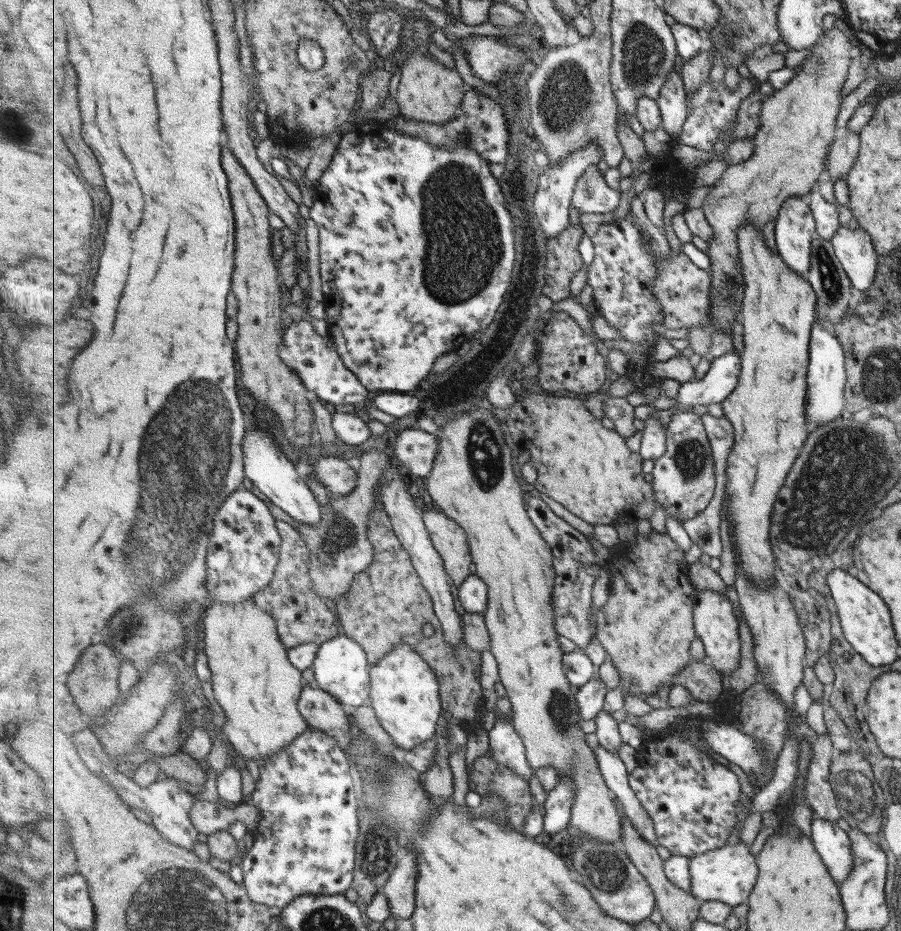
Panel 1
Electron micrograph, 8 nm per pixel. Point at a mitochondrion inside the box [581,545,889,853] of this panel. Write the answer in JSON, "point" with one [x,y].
{"point":[854,791]}

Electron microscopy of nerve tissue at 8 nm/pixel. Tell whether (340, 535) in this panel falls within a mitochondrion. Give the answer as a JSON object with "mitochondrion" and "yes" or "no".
{"mitochondrion":"yes"}

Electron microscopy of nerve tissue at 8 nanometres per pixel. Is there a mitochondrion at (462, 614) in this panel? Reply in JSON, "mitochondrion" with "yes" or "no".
{"mitochondrion":"no"}

